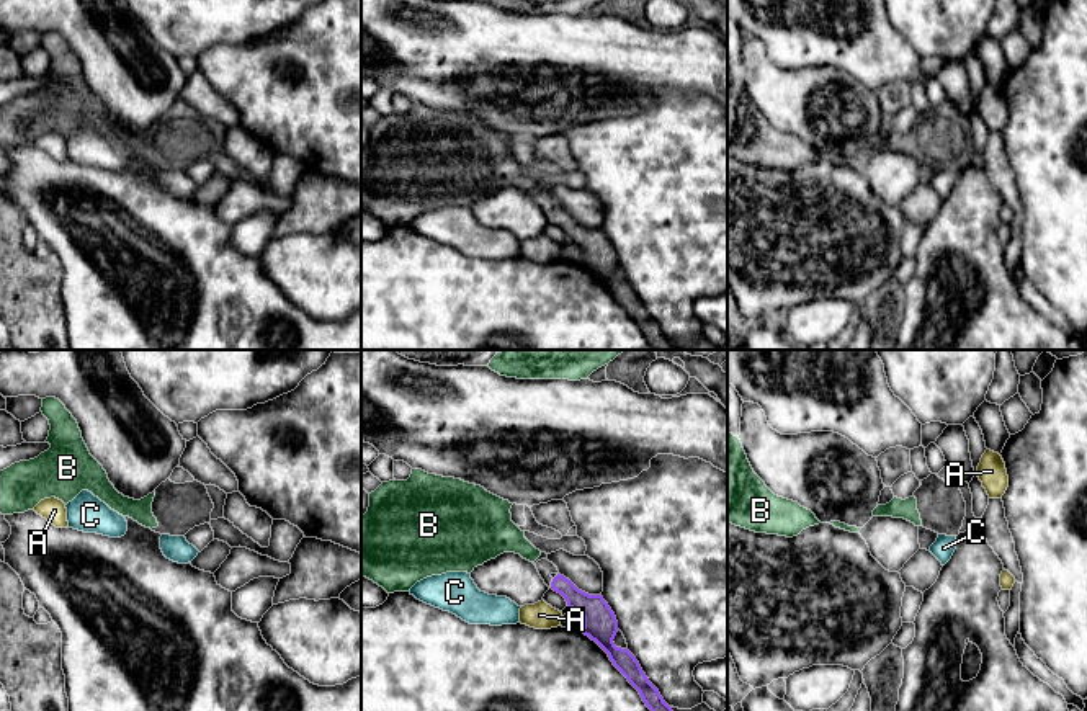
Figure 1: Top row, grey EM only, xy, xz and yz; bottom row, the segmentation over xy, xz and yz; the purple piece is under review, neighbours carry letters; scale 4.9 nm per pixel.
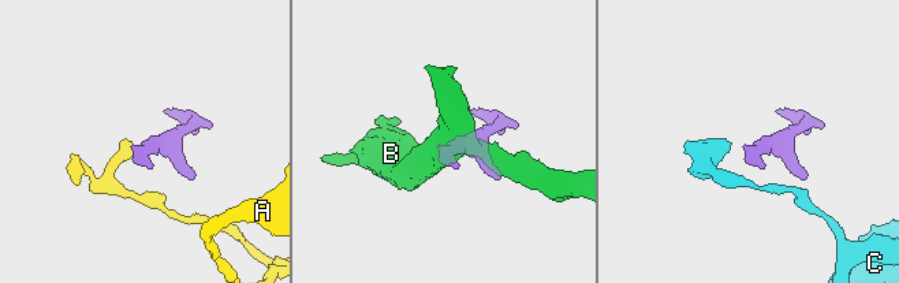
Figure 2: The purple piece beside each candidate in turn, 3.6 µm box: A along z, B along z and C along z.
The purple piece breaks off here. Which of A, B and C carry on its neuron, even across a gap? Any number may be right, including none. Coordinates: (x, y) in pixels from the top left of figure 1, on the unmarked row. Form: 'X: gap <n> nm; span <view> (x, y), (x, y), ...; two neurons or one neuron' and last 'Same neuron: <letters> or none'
A: gap 50 nm; span xz (568, 239), (559, 245); two neurons
B: gap 130 nm; span xz (558, 208), (540, 188); one neuron
C: gap 180 nm; span xz (551, 221), (520, 241); two neurons
Same neuron: B

